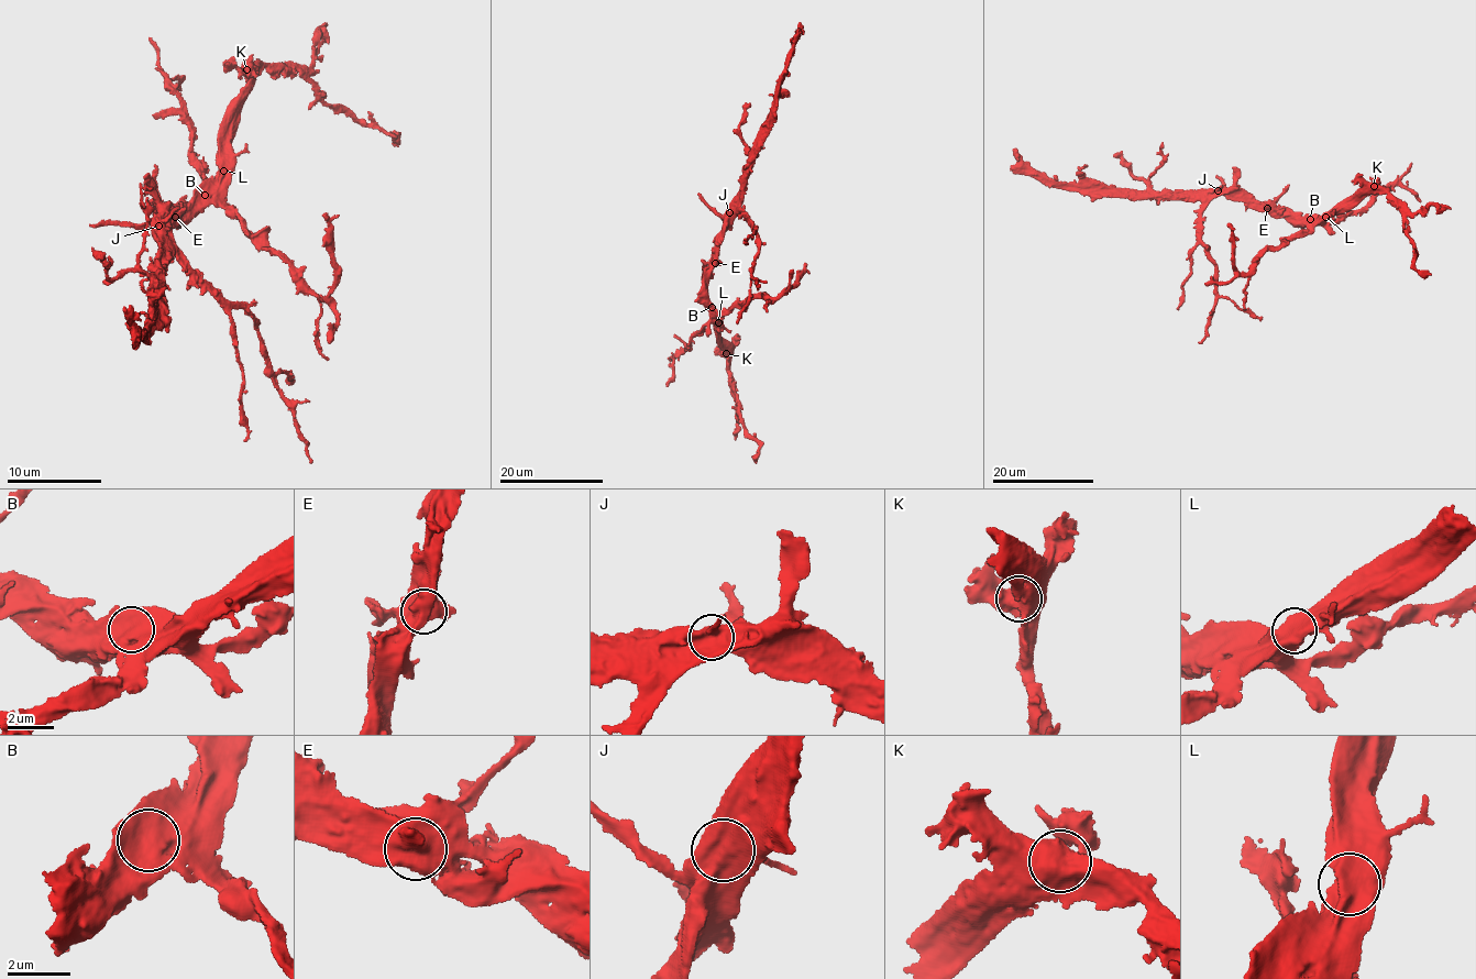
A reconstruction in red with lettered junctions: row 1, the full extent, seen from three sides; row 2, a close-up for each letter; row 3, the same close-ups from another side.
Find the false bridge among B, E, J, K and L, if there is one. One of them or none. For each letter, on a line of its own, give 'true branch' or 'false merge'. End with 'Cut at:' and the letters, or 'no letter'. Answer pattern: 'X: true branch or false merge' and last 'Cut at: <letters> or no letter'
B: true branch
E: true branch
J: true branch
K: true branch
L: true branch
Cut at: no letter

